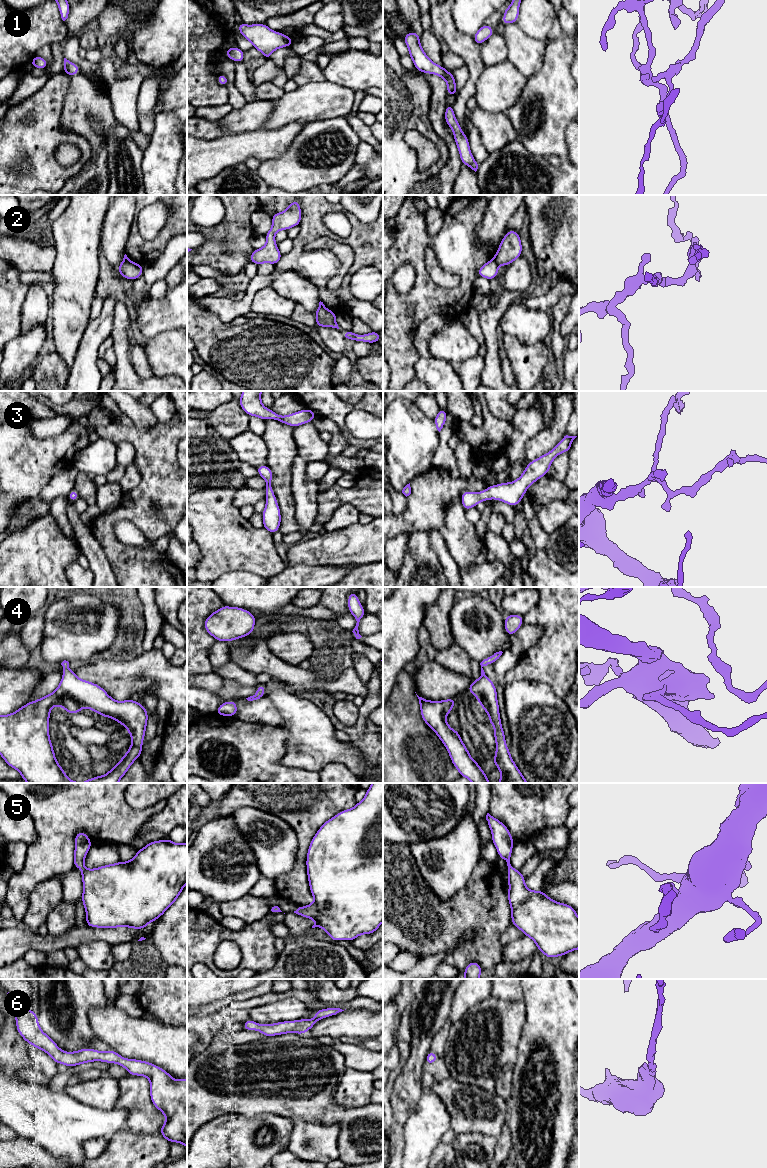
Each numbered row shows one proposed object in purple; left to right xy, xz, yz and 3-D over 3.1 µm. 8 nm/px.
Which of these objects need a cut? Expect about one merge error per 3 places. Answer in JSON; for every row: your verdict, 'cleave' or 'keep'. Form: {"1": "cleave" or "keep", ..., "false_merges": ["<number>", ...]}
{"1": "keep", "2": "cleave", "3": "keep", "4": "keep", "5": "keep", "6": "keep", "false_merges": ["2"]}

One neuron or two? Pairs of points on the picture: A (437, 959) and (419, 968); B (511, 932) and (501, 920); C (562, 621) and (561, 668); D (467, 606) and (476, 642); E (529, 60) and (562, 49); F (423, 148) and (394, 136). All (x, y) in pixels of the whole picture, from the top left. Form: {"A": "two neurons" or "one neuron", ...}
{"A": "one neuron", "B": "two neurons", "C": "one neuron", "D": "one neuron", "E": "two neurons", "F": "two neurons"}

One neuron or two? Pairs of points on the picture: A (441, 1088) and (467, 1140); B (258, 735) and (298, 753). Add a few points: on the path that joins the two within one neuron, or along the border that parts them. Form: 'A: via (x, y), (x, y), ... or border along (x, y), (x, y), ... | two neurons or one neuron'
A: border along (486, 1134), (461, 1132), (456, 1135) | two neurons
B: border along (278, 725), (287, 734), (286, 753), (280, 760) | two neurons

